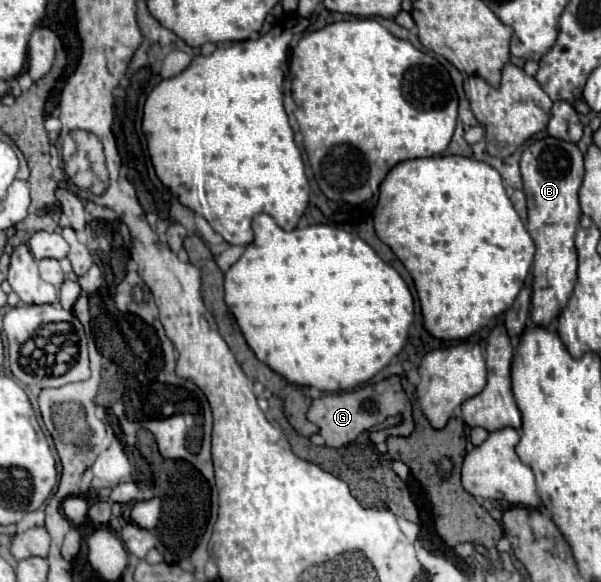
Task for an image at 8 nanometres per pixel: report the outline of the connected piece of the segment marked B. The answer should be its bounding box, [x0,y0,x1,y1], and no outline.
[521,137,583,327]

